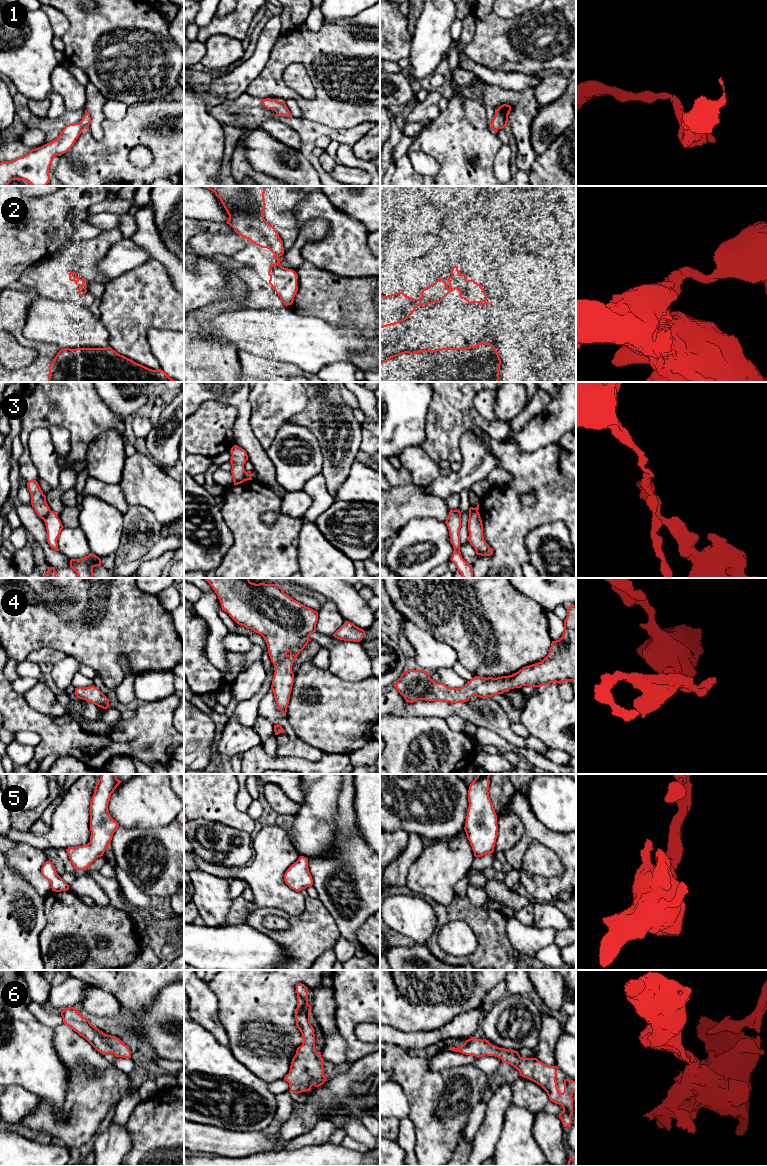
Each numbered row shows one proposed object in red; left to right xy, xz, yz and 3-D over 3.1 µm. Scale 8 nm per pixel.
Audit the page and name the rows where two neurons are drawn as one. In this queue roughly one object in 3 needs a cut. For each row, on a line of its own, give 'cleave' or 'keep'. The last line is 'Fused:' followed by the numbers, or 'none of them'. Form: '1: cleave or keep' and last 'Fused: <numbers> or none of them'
1: keep
2: keep
3: cleave
4: keep
5: keep
6: keep
Fused: 3

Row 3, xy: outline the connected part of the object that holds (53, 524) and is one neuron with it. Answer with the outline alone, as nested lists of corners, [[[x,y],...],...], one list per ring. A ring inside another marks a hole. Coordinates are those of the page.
[[[49,511],[48,515],[44,519],[46,530],[47,530],[47,542],[51,548],[56,551],[58,549],[58,537],[61,533],[61,530],[64,528],[60,519],[57,517],[57,514],[54,511]]]

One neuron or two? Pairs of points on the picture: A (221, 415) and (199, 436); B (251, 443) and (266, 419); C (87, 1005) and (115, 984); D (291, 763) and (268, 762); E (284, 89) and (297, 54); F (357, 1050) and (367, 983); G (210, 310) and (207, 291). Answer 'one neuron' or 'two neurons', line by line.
A: one neuron
B: two neurons
C: two neurons
D: one neuron
E: one neuron
F: one neuron
G: two neurons

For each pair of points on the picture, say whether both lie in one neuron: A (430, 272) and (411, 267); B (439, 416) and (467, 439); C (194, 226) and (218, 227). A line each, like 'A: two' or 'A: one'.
A: one
B: two
C: one

